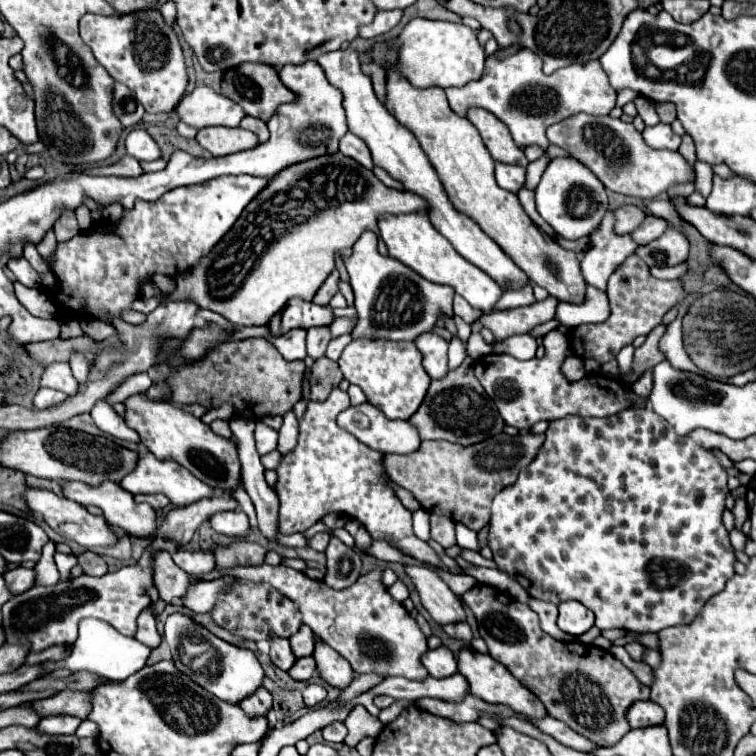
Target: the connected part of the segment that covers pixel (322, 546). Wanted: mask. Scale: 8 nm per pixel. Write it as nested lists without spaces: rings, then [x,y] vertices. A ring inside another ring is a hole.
[[[328,531],[316,533],[316,535],[308,541],[308,545],[310,545],[314,551],[326,551],[328,543],[330,543],[330,533],[328,533]]]

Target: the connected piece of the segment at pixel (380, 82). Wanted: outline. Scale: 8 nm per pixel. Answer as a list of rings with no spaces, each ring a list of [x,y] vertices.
[[[362,63],[362,71],[372,79],[376,97],[382,103],[386,103],[386,71],[382,67],[378,67],[376,63]]]

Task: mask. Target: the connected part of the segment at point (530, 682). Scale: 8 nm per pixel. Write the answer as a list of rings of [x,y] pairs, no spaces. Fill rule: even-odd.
[[[490,585],[472,587],[468,593],[462,595],[462,601],[474,611],[474,615],[480,623],[478,631],[480,631],[480,637],[488,645],[488,653],[496,661],[500,661],[524,687],[528,687],[532,693],[536,693],[540,697],[540,701],[548,709],[550,717],[564,721],[574,731],[588,737],[590,741],[594,741],[600,747],[610,747],[610,745],[618,743],[630,731],[630,725],[624,717],[626,709],[638,699],[648,699],[650,687],[642,685],[636,679],[636,675],[620,659],[616,659],[612,653],[598,649],[594,645],[584,645],[584,653],[582,653],[574,643],[556,641],[554,637],[550,637],[548,633],[544,633],[540,629],[538,615],[528,605],[518,603],[510,595],[504,595],[502,591],[498,591]]]

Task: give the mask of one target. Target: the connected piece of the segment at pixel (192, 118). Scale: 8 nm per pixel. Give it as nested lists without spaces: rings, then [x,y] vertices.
[[[204,85],[196,87],[192,93],[186,93],[176,105],[174,113],[180,121],[196,129],[206,125],[238,127],[240,119],[246,115],[238,103]]]

